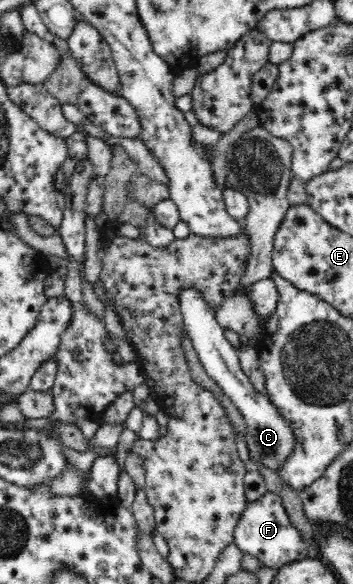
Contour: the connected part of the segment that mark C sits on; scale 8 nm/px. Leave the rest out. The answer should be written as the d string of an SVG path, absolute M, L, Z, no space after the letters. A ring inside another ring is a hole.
M183 287L179 293L179 306L184 324L183 329L191 339L193 348L205 371L238 407L238 411L242 413L242 417L248 425L245 442L251 458L262 462L264 466L268 466L272 470L280 468L294 448L294 433L292 433L289 424L279 416L266 393L256 391L250 383L248 375L244 374L238 349L225 338L224 328L219 326L215 312L212 311L208 302L204 301L204 295L194 287Z

